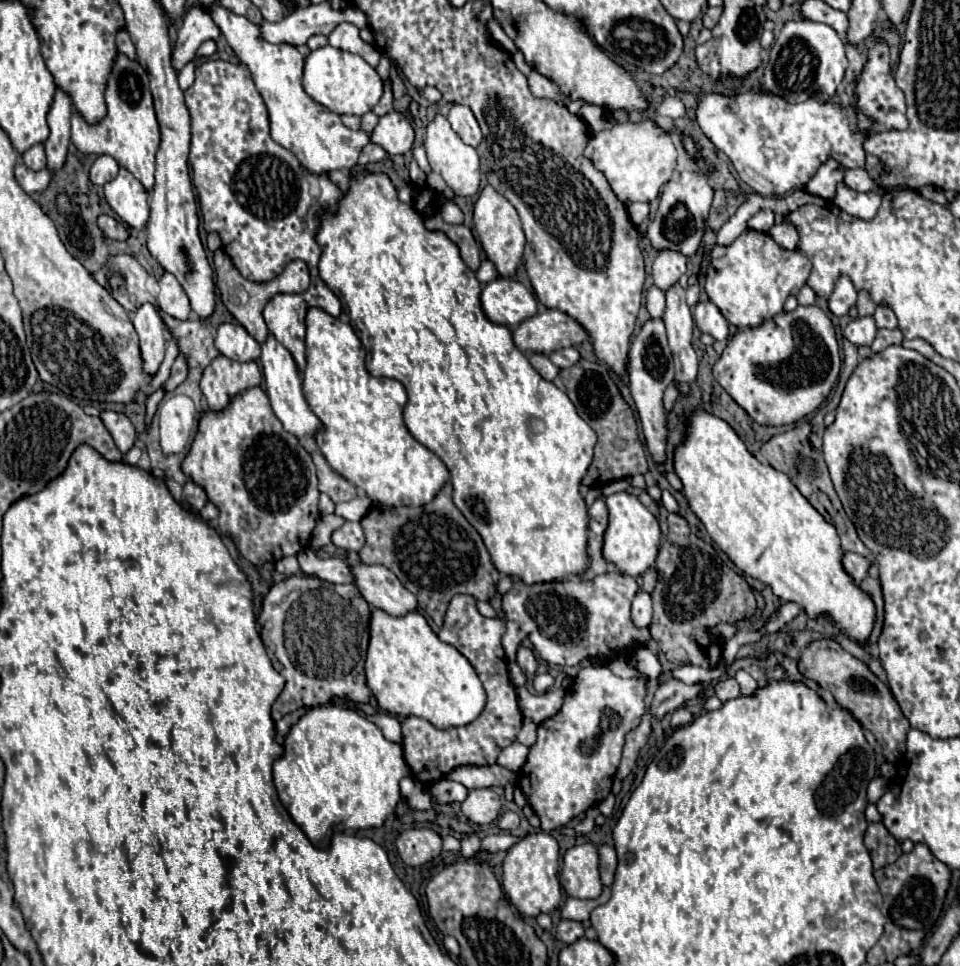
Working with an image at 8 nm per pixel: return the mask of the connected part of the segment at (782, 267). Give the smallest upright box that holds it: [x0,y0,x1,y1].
[704,230,812,328]

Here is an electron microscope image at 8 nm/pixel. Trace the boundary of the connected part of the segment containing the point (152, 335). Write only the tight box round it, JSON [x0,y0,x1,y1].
[132,304,166,376]

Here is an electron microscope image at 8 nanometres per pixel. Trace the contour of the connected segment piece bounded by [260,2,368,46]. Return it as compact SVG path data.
M330 2L310 4L308 8L294 10L284 20L272 24L260 24L260 38L270 44L290 44L302 46L314 34L330 34L340 22L352 22L358 28L368 26L368 18L358 8L348 8L342 12L334 12Z

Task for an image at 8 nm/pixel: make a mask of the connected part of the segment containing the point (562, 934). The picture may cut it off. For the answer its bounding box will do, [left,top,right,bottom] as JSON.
[556,920,584,944]

